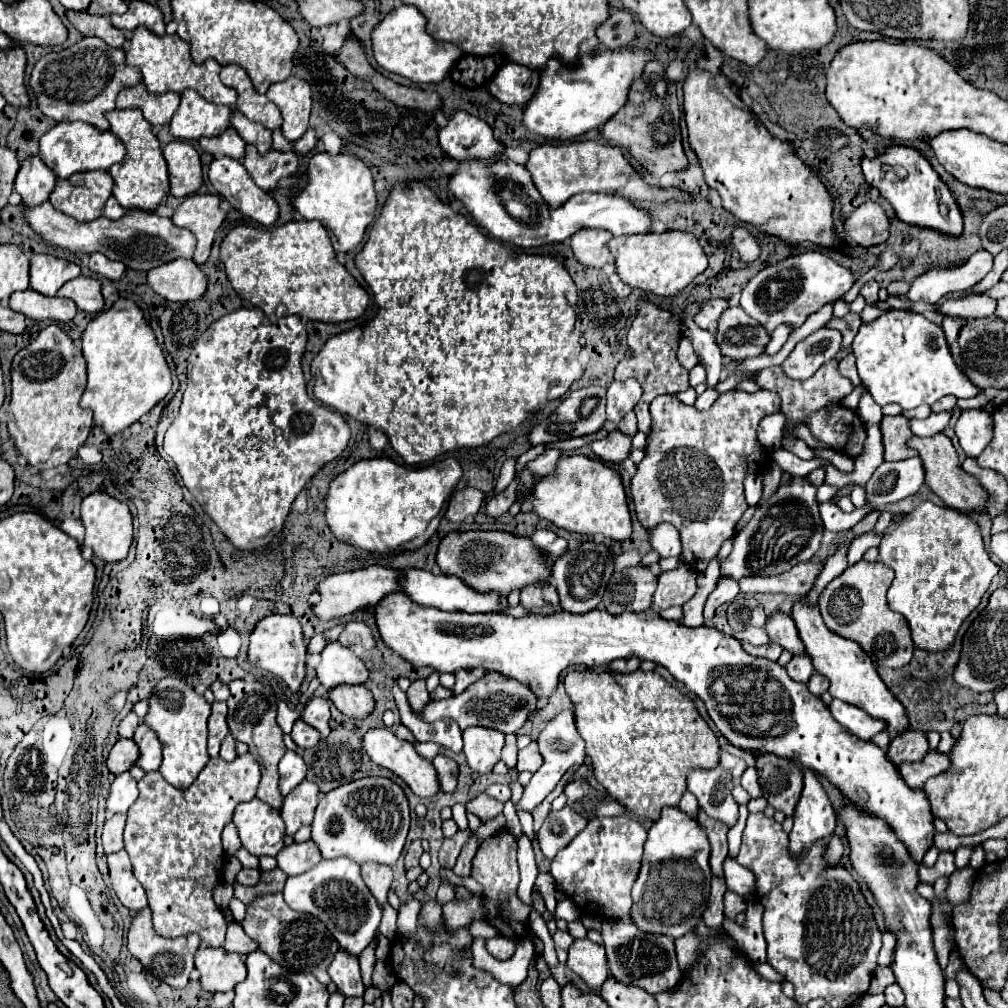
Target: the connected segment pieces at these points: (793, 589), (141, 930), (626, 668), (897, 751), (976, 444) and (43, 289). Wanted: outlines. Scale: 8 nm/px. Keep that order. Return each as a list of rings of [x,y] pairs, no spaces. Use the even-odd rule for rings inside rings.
[[[800,562],[788,572],[776,576],[744,576],[738,580],[740,592],[784,592],[784,594],[806,594],[812,588],[822,564]]]
[[[142,908],[130,924],[128,930],[128,950],[134,958],[138,958],[142,962],[142,966],[154,974],[158,980],[174,986],[174,988],[184,988],[190,980],[190,972],[194,968],[194,954],[200,948],[200,938],[198,936],[180,936],[180,938],[164,938],[158,936],[152,928],[152,914],[150,908]]]
[[[624,658],[624,660],[614,660],[612,664],[606,666],[608,672],[620,672],[620,674],[630,674],[630,672],[636,672],[638,666],[640,666],[642,660],[636,660],[636,658]]]
[[[908,730],[900,736],[896,736],[888,746],[888,758],[900,766],[904,762],[918,762],[924,758],[924,752],[928,752],[928,740],[924,732]]]
[[[962,410],[956,422],[956,434],[966,456],[980,456],[992,440],[992,414],[984,410]]]
[[[34,254],[30,258],[30,288],[44,294],[44,296],[56,296],[58,288],[80,276],[80,266],[62,260],[50,254]]]

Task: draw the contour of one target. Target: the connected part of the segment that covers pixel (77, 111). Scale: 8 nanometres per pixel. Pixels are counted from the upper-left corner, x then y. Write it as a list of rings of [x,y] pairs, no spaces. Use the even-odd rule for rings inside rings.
[[[82,38],[70,48],[40,58],[32,70],[30,88],[48,118],[56,122],[82,120],[104,132],[110,128],[104,114],[116,108],[116,96],[126,86],[126,70],[124,50],[110,48],[100,38]]]

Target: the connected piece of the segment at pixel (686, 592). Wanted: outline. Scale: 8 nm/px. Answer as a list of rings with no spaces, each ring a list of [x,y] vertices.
[[[682,564],[676,570],[662,572],[658,576],[658,588],[652,596],[652,604],[658,610],[670,606],[682,606],[696,594],[696,572]]]

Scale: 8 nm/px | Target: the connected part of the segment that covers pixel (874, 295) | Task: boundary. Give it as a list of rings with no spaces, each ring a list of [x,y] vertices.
[[[870,280],[870,282],[866,282],[864,284],[864,288],[862,288],[862,296],[868,300],[868,304],[872,304],[872,302],[876,302],[878,300],[878,290],[880,290],[880,286],[878,286],[878,282],[876,280]]]

